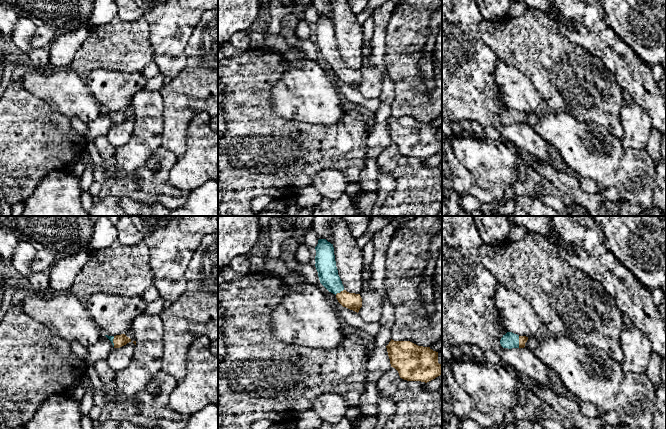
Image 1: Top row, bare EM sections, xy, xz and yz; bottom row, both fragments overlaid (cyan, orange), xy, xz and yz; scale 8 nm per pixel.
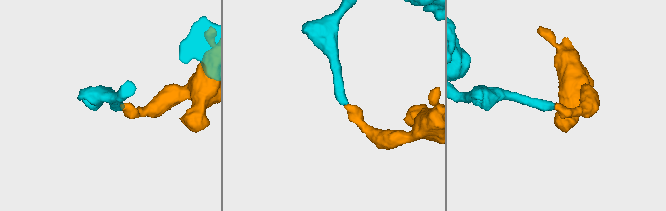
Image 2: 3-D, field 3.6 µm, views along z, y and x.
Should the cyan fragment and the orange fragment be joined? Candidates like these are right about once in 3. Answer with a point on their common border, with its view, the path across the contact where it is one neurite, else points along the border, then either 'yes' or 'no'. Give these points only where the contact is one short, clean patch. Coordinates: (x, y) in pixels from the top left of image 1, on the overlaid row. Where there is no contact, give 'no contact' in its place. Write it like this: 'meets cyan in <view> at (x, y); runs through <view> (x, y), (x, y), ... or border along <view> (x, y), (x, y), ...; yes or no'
meets cyan in yz at (518, 342); runs through yz (510, 340), (518, 342), (522, 339); yes

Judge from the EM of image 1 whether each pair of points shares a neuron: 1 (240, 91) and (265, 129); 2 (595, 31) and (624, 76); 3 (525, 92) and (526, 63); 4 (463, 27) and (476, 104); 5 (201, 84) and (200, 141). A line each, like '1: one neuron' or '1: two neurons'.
1: one neuron
2: one neuron
3: two neurons
4: one neuron
5: two neurons

